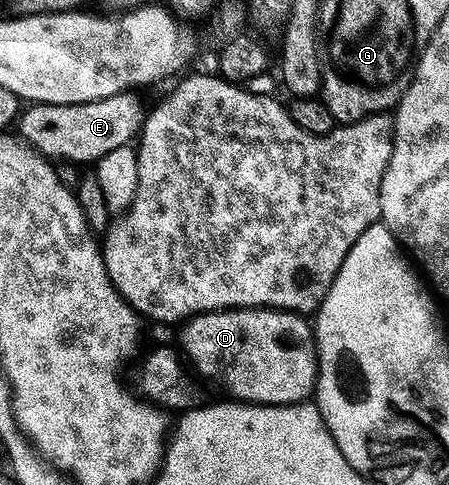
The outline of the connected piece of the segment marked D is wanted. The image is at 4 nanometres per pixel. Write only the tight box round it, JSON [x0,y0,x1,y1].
[181,309,318,405]

